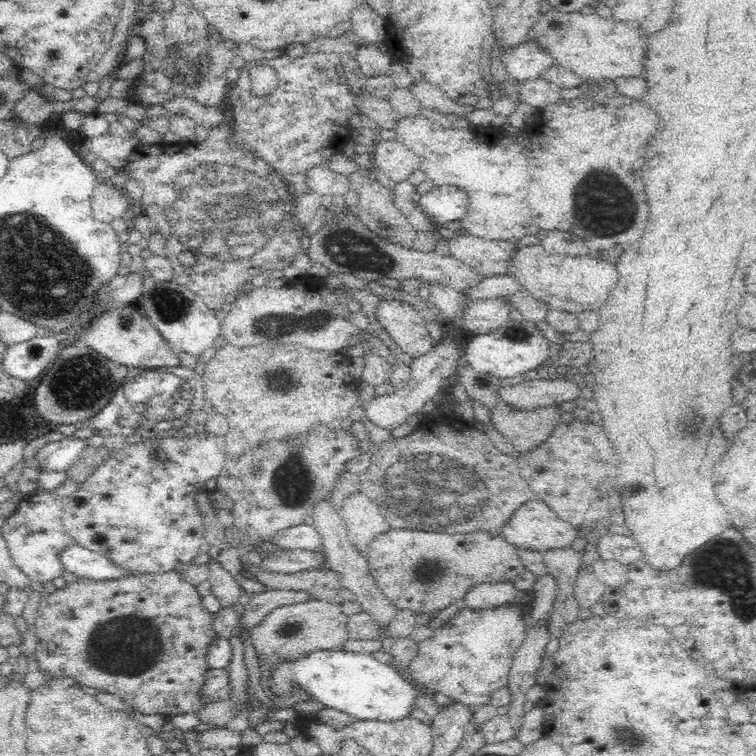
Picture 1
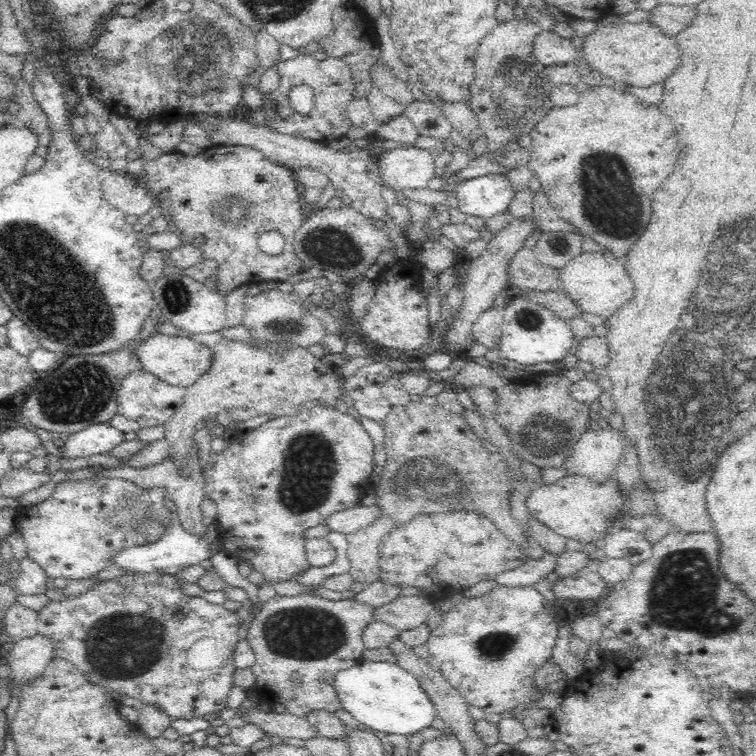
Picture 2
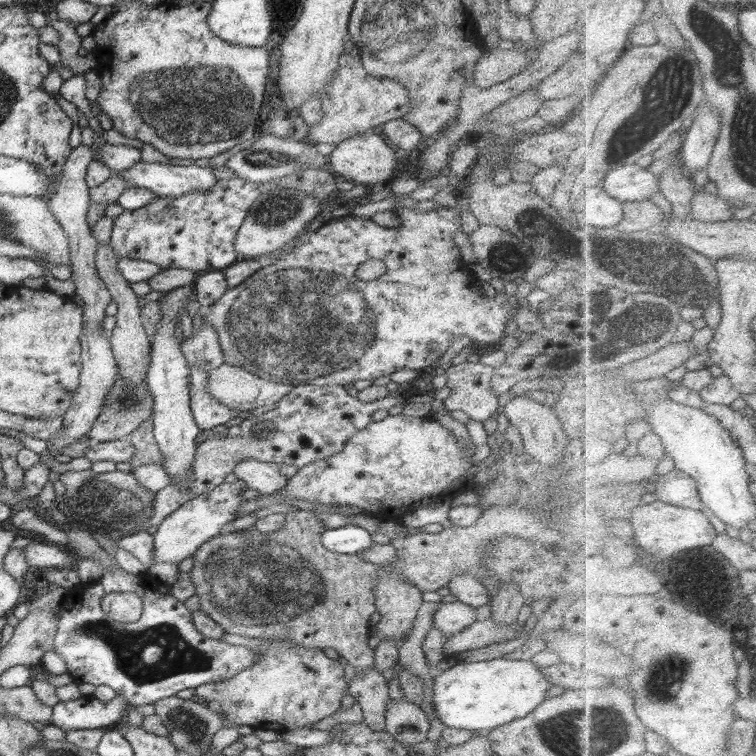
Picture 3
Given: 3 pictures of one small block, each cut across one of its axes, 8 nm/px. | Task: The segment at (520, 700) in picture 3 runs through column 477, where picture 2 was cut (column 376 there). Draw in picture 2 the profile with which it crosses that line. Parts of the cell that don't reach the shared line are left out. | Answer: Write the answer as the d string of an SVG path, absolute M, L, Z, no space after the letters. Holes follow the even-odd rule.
M361 661L334 674L332 684L342 708L372 731L386 734L416 734L432 726L436 707L421 688L421 682L400 665L390 662Z

